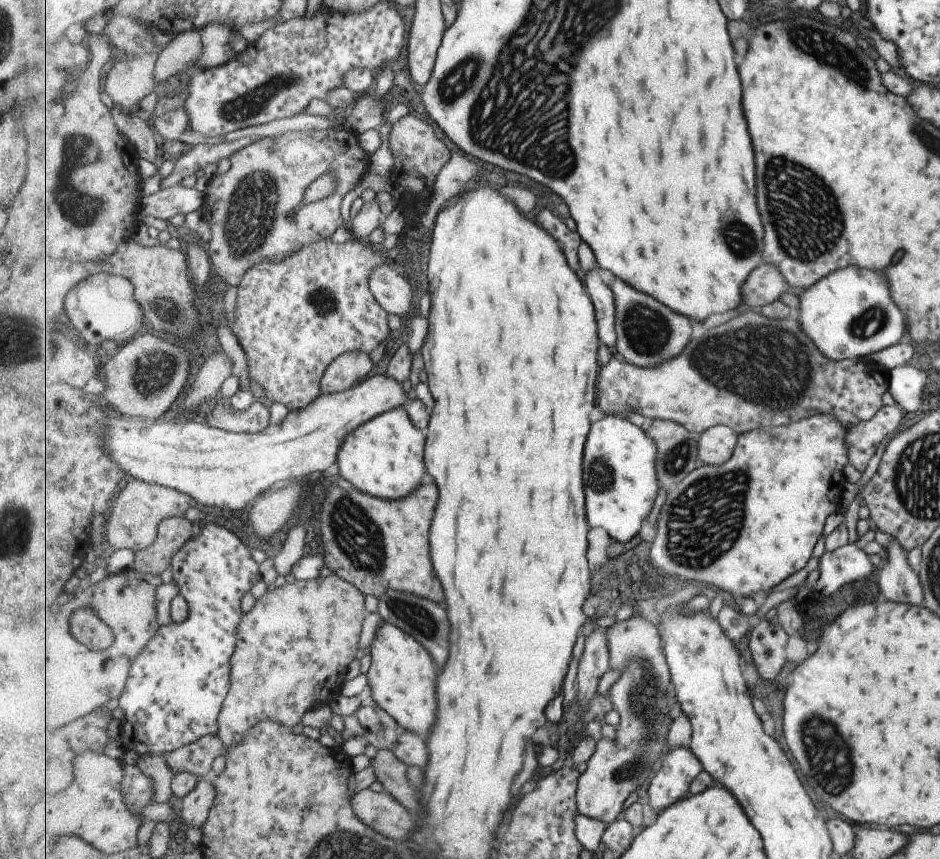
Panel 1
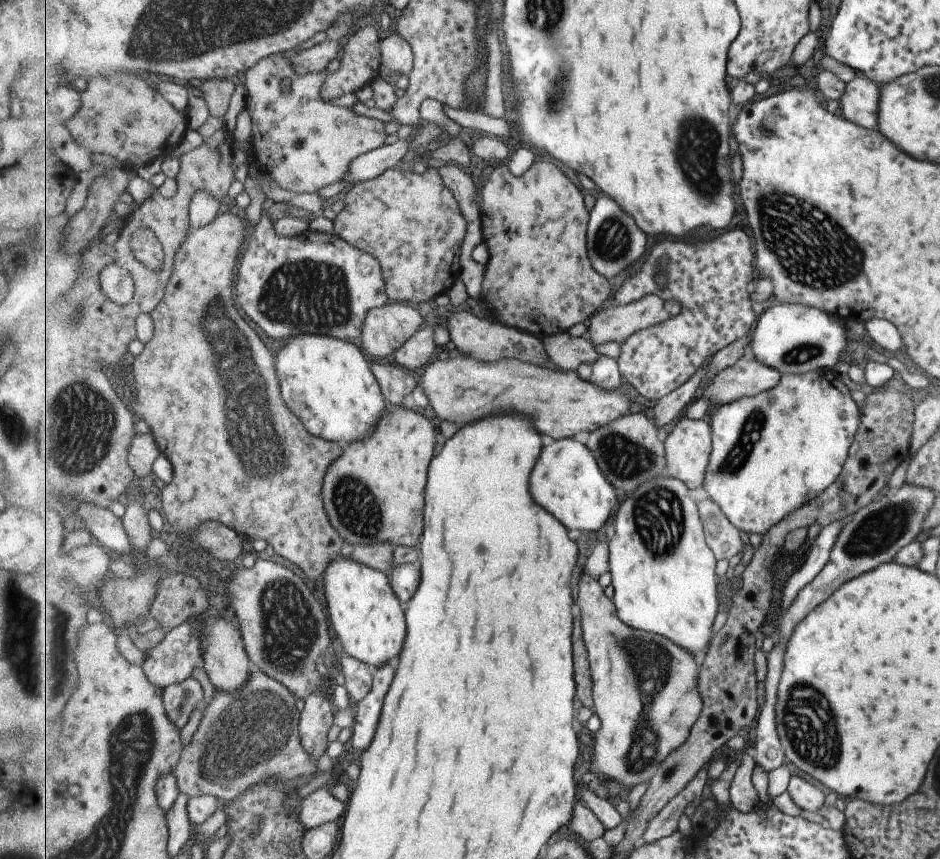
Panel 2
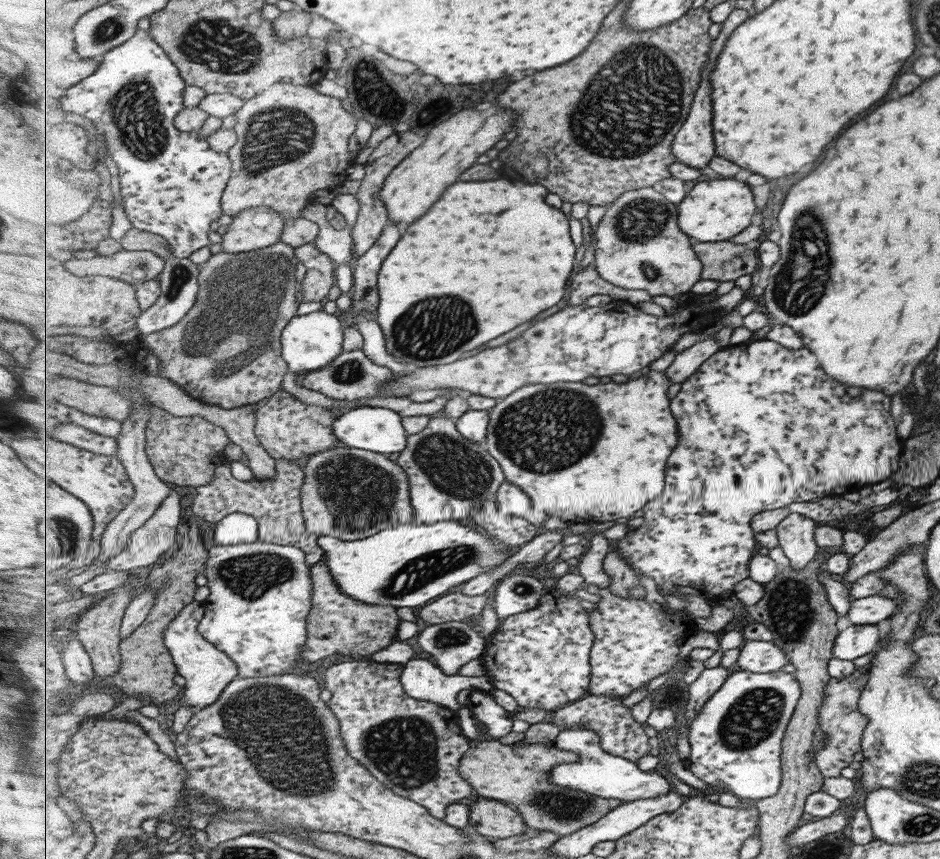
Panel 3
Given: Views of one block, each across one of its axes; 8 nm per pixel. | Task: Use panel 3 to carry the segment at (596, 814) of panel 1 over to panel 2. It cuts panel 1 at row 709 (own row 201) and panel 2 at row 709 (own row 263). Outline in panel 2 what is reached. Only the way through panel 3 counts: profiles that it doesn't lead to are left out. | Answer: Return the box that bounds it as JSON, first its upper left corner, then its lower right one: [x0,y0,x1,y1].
[577,574,705,786]

